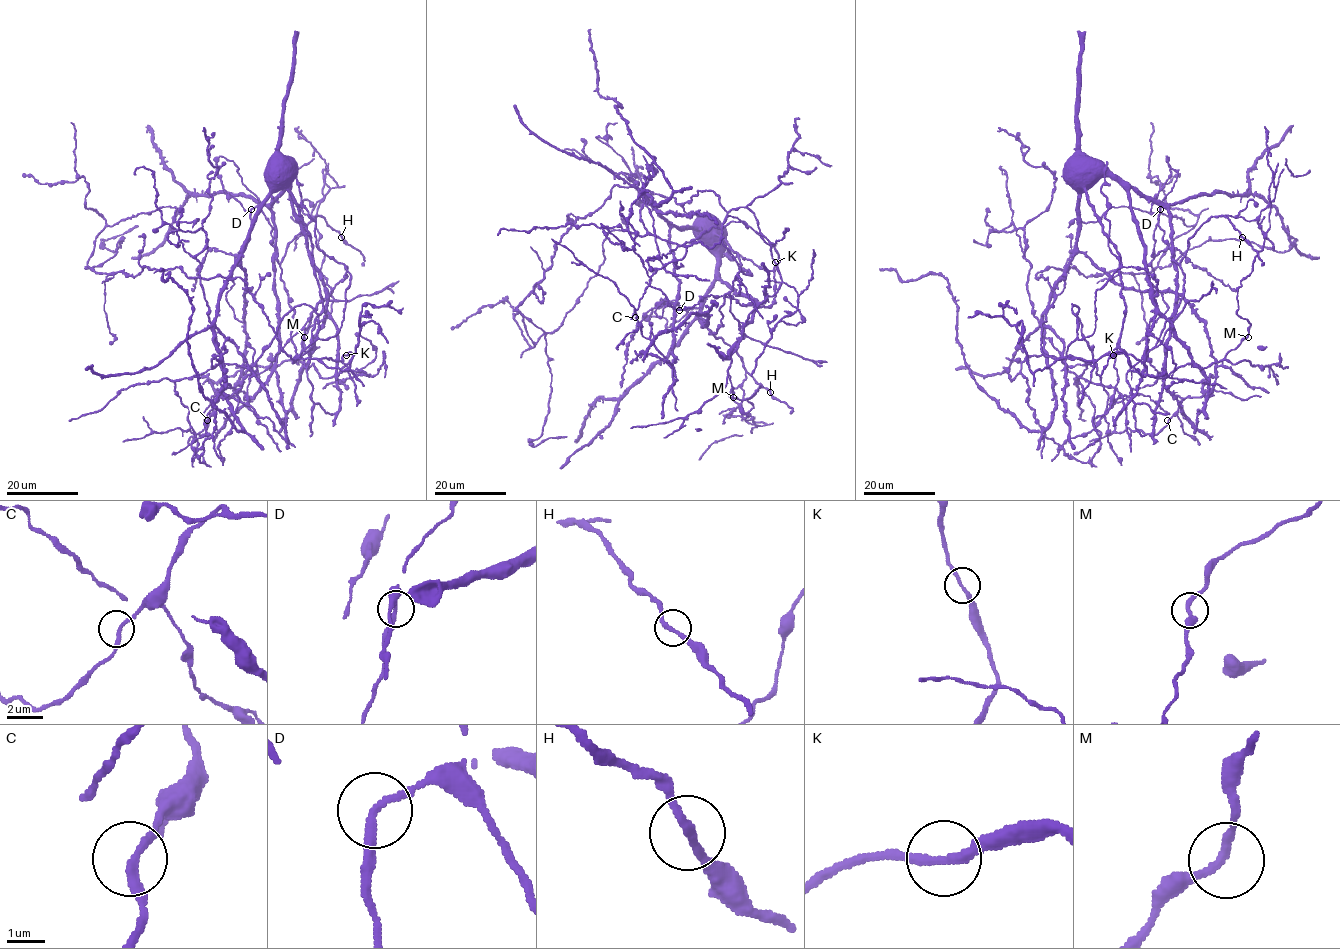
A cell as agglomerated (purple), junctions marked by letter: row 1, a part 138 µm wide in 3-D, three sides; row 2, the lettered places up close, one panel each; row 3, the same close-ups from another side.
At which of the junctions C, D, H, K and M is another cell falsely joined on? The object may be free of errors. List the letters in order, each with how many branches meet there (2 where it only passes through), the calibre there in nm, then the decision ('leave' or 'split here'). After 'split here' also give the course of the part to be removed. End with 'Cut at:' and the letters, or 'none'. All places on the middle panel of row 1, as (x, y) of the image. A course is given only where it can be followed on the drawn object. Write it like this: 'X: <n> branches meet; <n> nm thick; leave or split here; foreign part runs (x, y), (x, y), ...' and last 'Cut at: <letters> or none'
C: 2 branches meet; 220 nm thick; leave
D: 2 branches meet; 220 nm thick; leave
H: 2 branches meet; 220 nm thick; leave
K: 2 branches meet; 200 nm thick; leave
M: 2 branches meet; 200 nm thick; leave
Cut at: none

